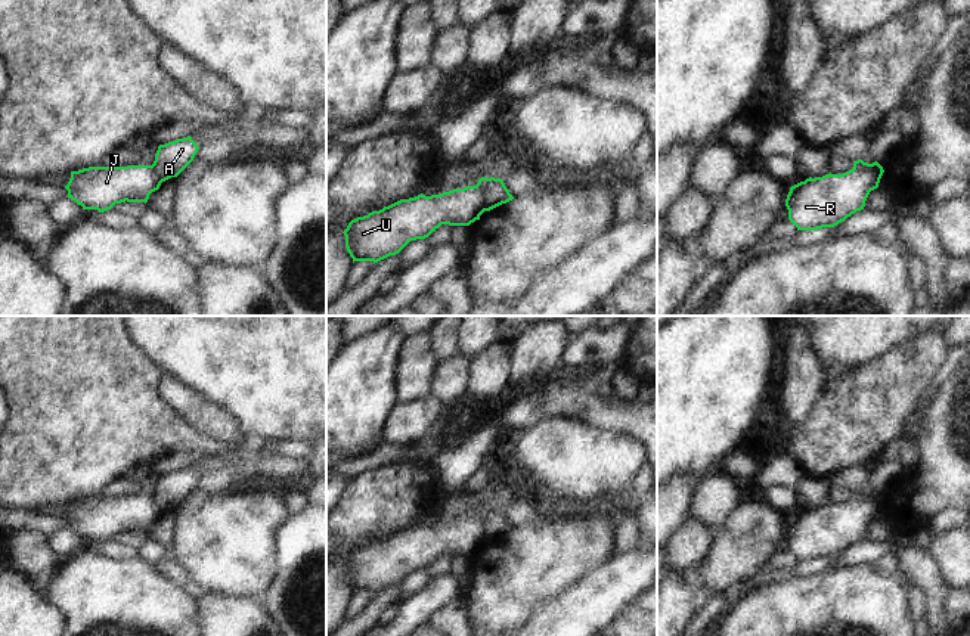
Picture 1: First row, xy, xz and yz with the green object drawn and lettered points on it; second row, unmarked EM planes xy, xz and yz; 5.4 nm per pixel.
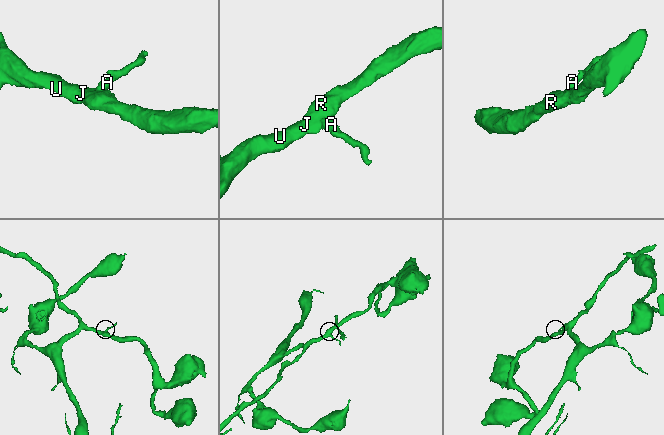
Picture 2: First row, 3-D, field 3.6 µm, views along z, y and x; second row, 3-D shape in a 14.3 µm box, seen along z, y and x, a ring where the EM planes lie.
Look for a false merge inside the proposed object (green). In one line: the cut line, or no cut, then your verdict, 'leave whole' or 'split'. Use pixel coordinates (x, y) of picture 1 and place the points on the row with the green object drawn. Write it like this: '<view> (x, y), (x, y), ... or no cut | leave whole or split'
xz (492, 177), (482, 186), (483, 210) | split

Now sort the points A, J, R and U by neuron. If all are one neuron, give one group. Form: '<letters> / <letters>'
A / J R U

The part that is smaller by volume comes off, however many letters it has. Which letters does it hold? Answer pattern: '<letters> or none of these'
A

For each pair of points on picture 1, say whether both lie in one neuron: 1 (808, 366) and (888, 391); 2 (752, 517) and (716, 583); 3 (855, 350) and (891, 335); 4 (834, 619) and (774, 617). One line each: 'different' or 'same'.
1: different
2: same
3: same
4: same

